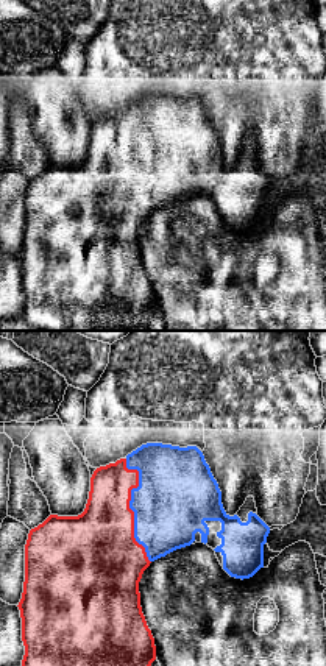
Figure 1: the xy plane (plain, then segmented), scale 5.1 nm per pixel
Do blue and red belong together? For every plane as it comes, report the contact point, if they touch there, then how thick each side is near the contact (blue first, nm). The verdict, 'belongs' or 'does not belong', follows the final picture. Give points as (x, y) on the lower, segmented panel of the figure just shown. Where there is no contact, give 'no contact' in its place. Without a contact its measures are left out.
contact (130, 507); calibres 400 and 380 nm

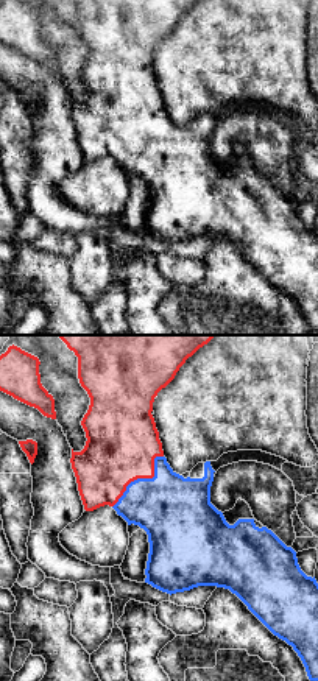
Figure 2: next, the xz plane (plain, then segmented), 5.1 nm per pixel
contact (142, 479); calibres 360 and 360 nm

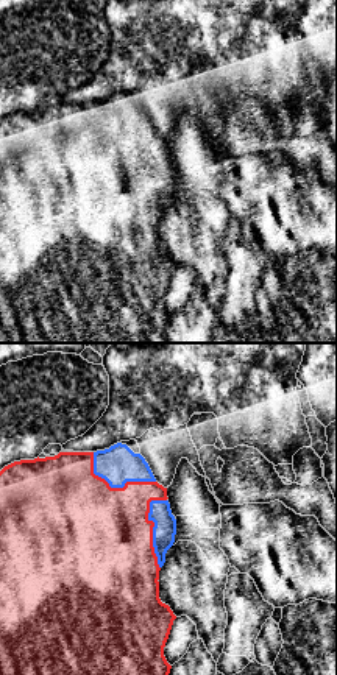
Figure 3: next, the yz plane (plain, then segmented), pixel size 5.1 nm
contact (114, 487); calibres 200 and 480 nm

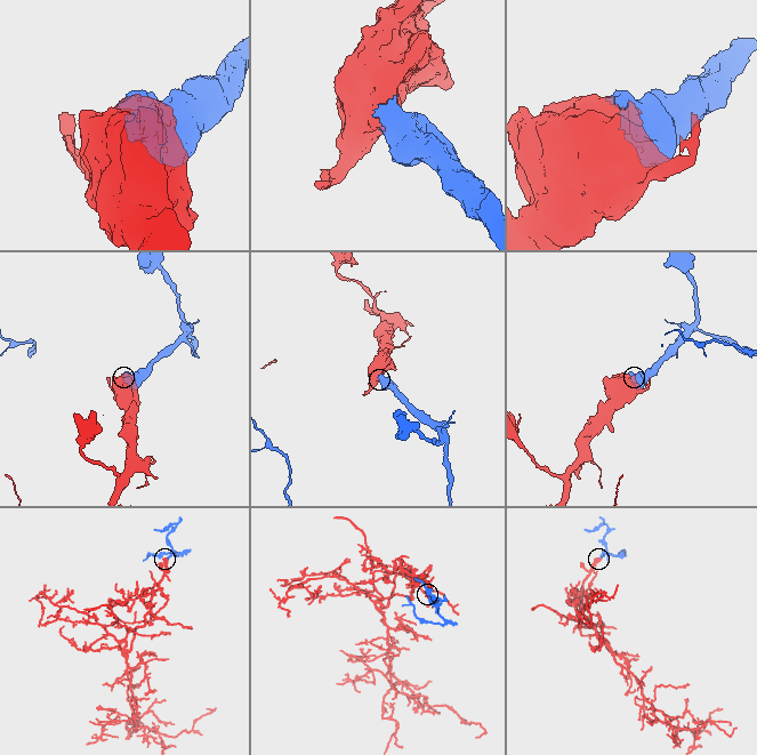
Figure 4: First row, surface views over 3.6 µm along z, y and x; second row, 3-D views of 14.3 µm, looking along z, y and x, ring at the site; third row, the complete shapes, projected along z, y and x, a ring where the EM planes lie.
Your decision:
belongs

